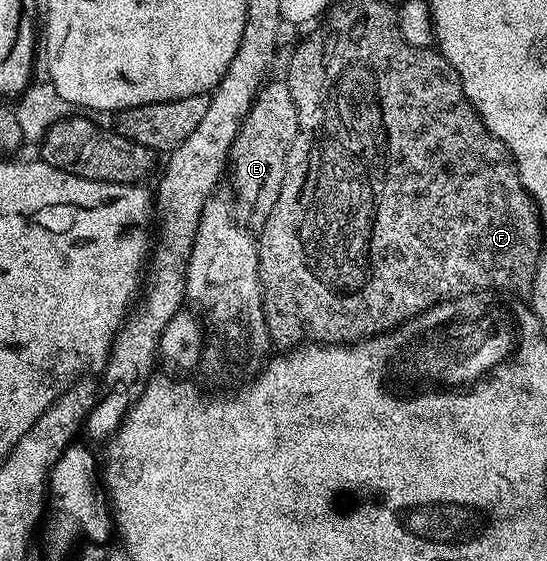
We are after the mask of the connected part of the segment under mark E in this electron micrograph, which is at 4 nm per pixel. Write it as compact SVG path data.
M267 82L243 119L230 152L230 190L235 196L235 206L239 214L248 215L249 224L264 224L270 209L274 209L274 201L278 201L278 193L282 189L288 150L297 133L298 109L294 109L294 97L290 97L287 82Z

